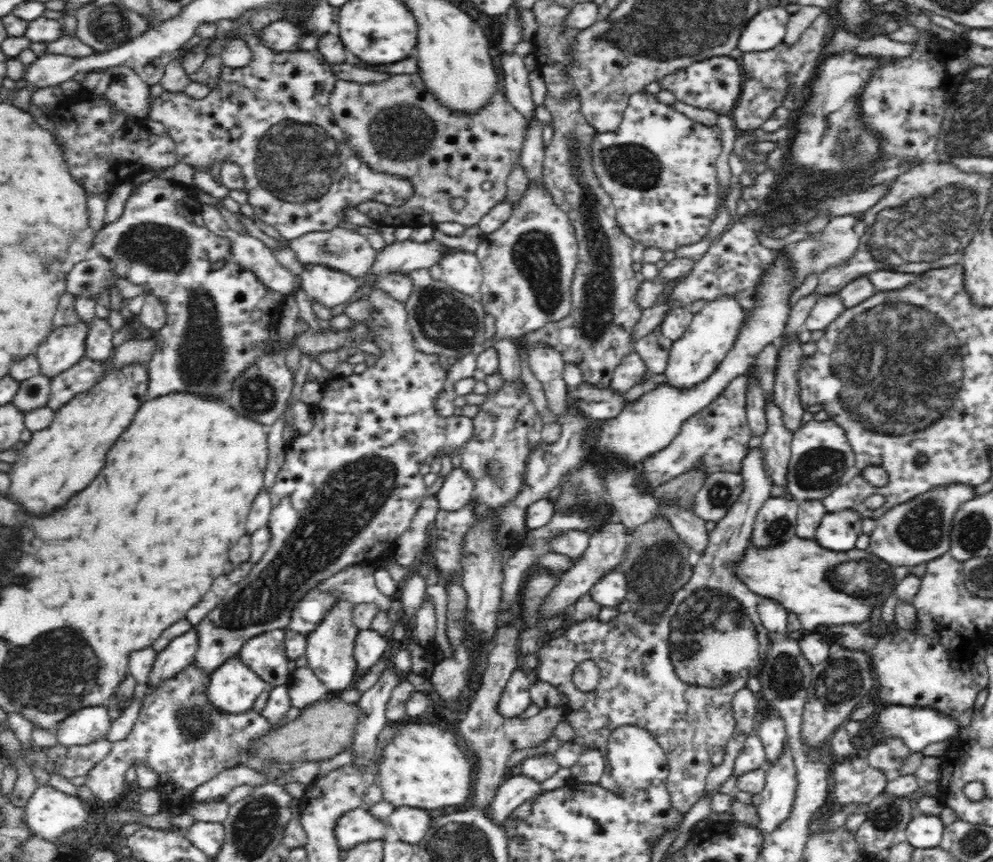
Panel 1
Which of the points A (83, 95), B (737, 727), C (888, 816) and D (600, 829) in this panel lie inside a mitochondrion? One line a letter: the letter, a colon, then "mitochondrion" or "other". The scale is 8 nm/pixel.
A: other
B: other
C: mitochondrion
D: other

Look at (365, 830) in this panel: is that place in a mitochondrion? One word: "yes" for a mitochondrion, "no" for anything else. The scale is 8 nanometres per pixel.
no

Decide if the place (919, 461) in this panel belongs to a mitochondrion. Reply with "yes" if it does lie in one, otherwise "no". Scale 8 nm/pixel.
no

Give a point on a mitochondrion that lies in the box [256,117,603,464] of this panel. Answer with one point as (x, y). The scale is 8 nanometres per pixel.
(445, 319)

